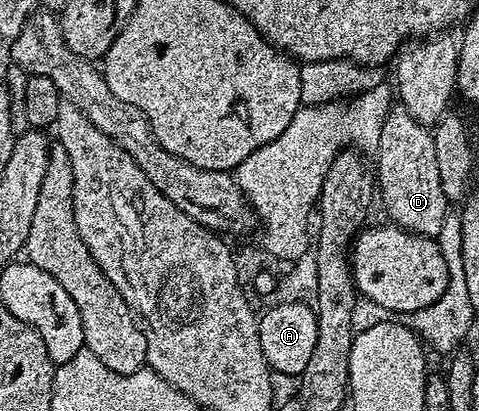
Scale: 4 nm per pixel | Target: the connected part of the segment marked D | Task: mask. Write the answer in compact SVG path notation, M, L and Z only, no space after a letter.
M395 108L384 122L382 135L376 147L378 166L376 162L376 190L380 195L380 206L386 209L386 214L393 225L412 234L423 234L425 238L437 239L440 228L444 228L444 220L448 213L448 199L440 178L440 164L436 162L436 144L433 133L427 127L421 126L408 111Z

